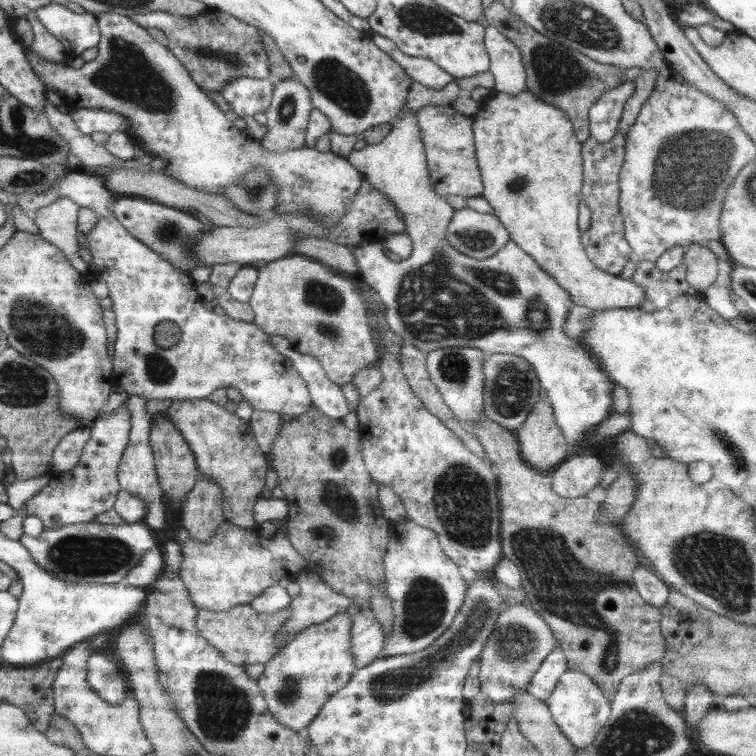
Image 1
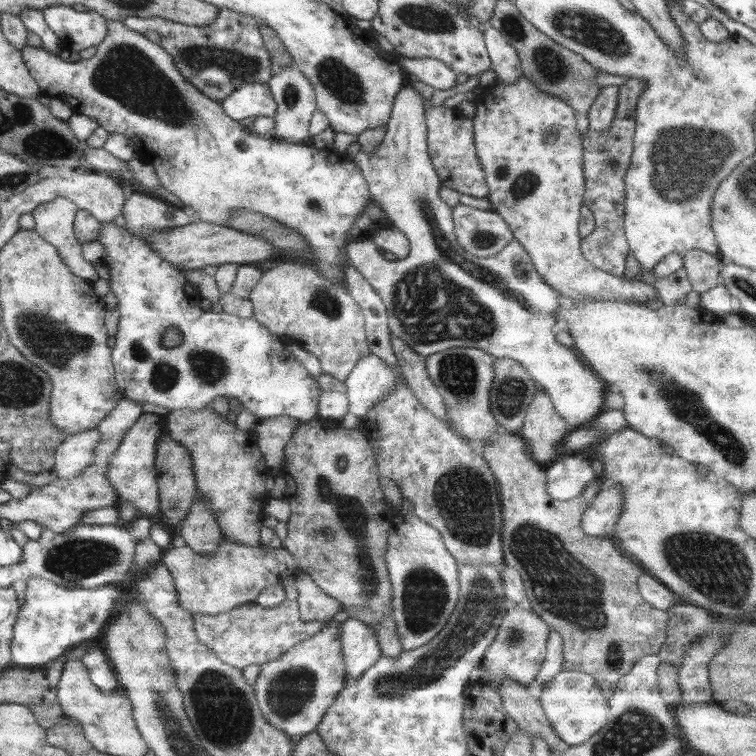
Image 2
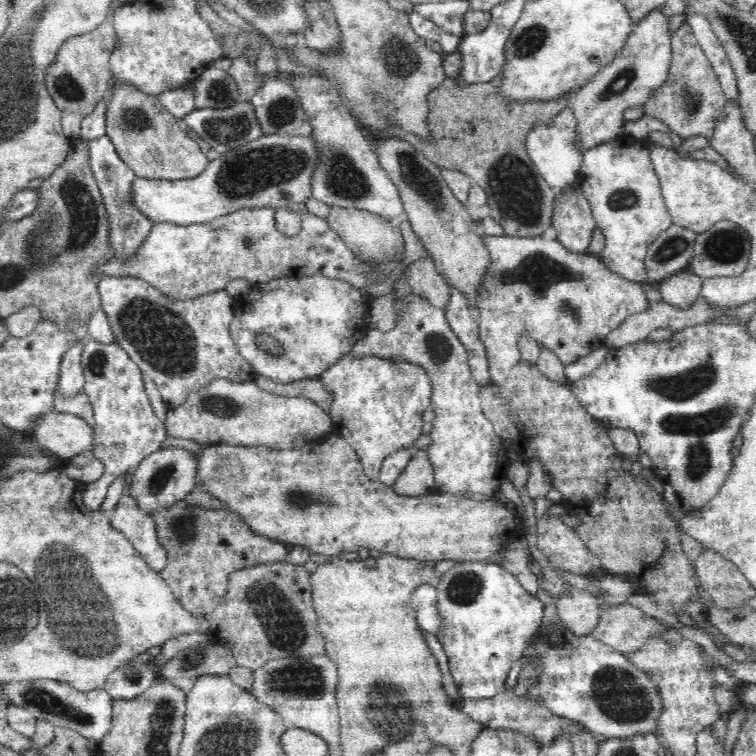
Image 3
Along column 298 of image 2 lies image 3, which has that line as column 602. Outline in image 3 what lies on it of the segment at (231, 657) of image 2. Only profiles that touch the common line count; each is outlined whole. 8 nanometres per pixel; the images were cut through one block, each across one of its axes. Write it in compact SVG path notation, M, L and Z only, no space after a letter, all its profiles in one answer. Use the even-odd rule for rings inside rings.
M627 602L614 606L602 604L600 620L590 634L604 646L627 657L628 654L644 648L650 637L667 632L663 624L662 621L646 615L639 607Z

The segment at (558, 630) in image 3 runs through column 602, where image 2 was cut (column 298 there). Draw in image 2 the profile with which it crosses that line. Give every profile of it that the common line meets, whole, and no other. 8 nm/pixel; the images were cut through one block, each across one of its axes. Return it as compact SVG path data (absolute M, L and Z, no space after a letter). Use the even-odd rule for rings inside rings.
M331 619L318 634L294 645L276 660L260 665L262 670L253 686L258 707L268 725L295 739L317 730L324 713L347 684L340 625Z

